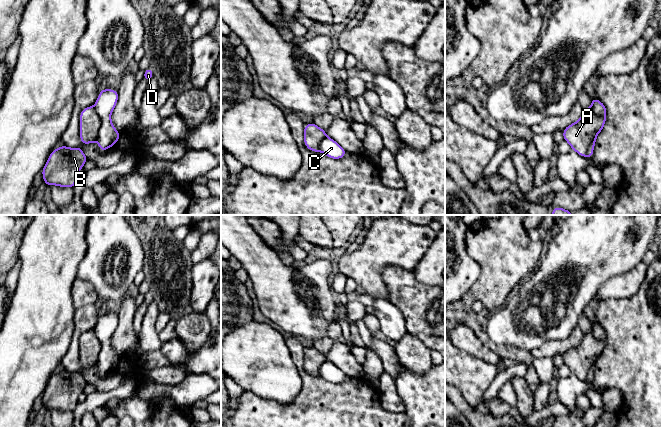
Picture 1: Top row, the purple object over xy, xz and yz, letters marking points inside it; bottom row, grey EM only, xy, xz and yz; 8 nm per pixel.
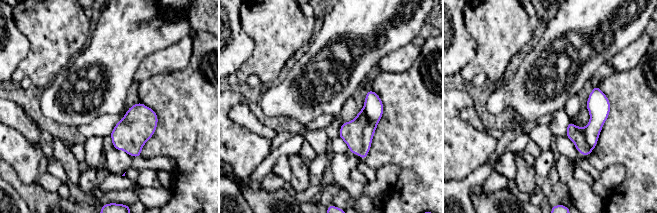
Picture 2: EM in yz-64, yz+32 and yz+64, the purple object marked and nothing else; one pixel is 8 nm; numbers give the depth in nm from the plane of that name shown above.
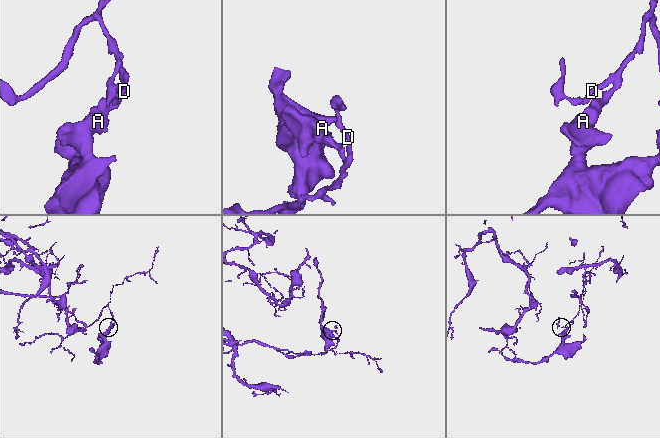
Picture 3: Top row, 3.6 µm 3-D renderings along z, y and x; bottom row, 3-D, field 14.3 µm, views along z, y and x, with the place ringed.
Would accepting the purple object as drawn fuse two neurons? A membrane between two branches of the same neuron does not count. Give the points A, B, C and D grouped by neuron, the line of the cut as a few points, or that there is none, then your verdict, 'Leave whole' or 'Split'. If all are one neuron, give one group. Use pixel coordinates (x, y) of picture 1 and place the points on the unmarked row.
Groups: A B / C D. Split along xy (94, 329), (95, 335), (101, 343), (97, 363). Split

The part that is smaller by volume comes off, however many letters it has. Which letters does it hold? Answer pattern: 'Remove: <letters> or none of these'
Remove: A, B

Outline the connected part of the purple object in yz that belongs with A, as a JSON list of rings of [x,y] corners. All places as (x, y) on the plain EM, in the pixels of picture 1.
[[[589,330],[578,345],[563,354],[563,363],[568,366],[572,374],[582,381],[587,381],[592,365],[602,355],[605,347],[606,341],[596,339]]]

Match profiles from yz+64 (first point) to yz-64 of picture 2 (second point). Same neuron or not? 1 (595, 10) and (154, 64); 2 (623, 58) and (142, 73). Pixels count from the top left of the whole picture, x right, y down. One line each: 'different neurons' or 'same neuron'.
1: different neurons
2: same neuron

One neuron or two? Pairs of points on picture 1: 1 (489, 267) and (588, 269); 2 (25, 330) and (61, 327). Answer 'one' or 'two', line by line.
1: two
2: one

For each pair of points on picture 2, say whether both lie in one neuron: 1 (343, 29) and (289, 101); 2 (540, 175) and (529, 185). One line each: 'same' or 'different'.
1: same
2: different

